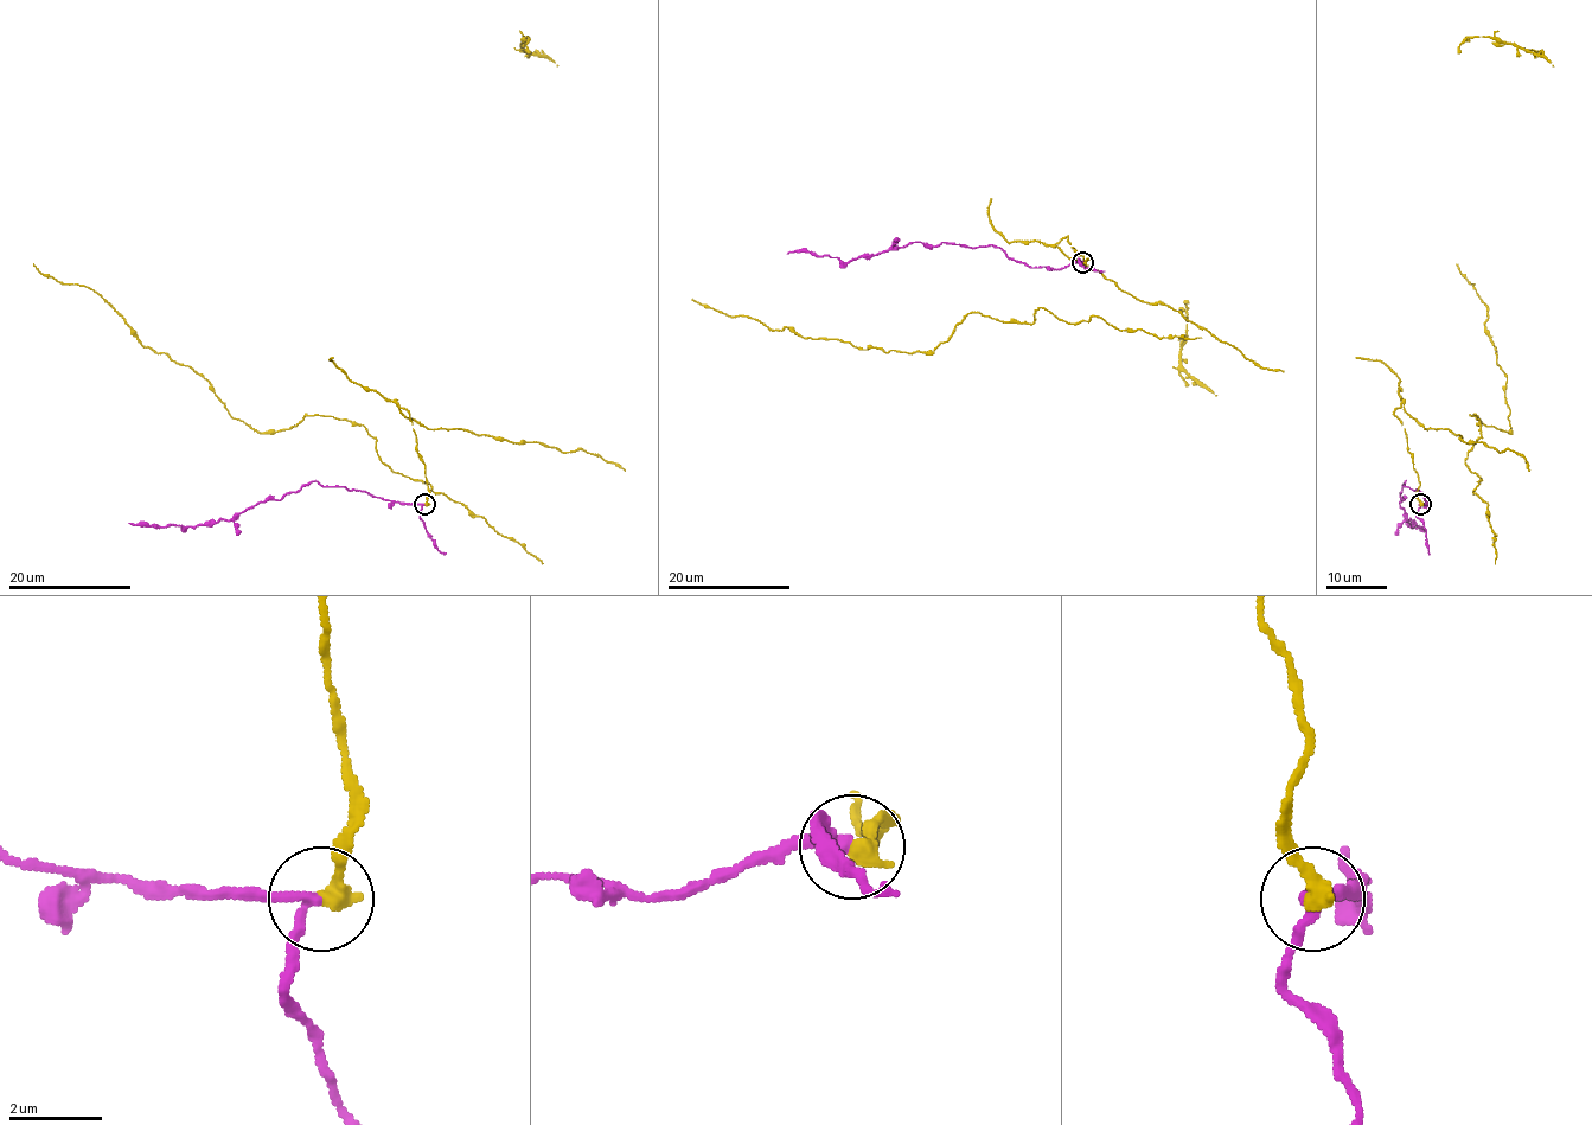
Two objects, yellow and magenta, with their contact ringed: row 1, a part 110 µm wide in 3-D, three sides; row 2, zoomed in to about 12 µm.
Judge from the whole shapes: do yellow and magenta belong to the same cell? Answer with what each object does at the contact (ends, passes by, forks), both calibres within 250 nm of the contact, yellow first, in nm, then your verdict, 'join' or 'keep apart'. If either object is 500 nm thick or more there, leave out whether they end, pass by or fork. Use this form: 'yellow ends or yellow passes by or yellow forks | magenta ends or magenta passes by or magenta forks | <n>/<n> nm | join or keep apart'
yellow ends | magenta passes by | 400/200 nm | keep apart

